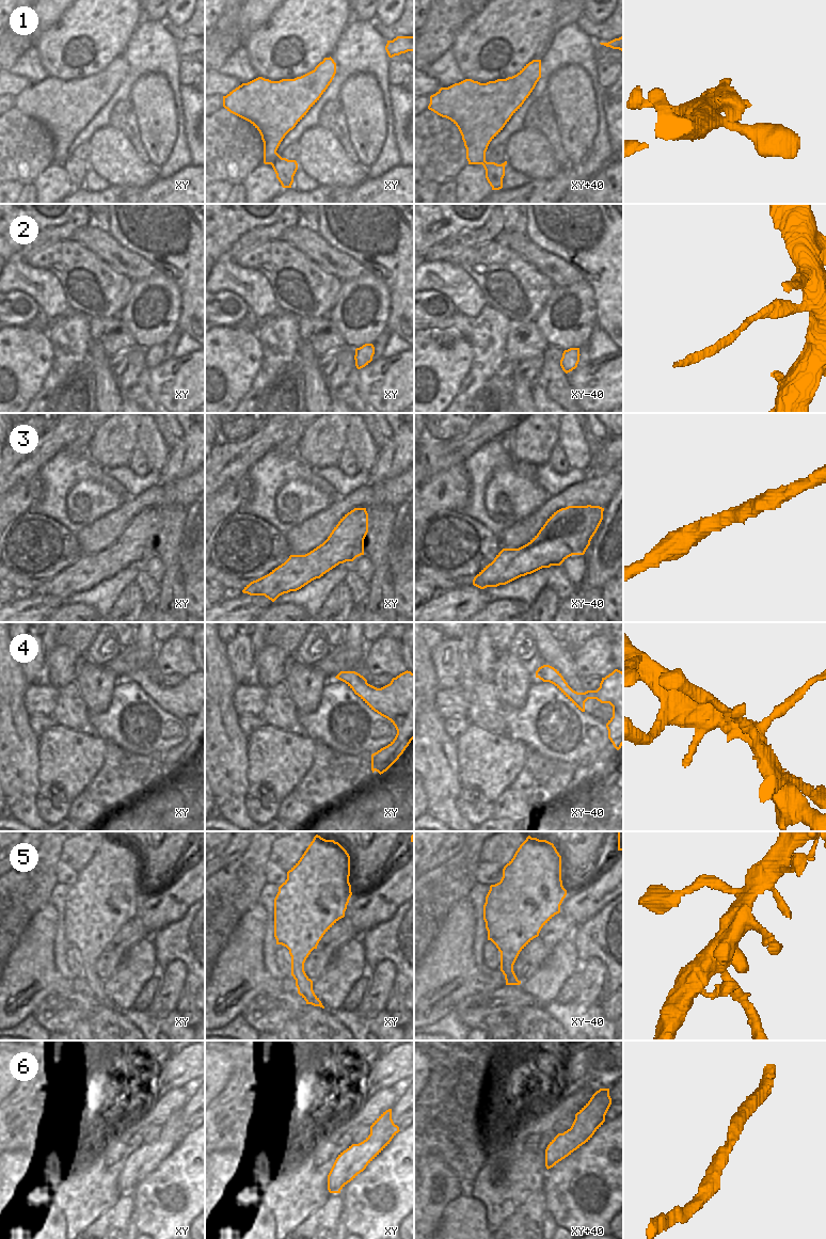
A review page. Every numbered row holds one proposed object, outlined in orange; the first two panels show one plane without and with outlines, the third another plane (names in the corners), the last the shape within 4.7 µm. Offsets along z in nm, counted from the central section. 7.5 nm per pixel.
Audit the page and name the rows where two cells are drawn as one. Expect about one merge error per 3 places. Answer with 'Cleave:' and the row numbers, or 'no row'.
Cleave: 2

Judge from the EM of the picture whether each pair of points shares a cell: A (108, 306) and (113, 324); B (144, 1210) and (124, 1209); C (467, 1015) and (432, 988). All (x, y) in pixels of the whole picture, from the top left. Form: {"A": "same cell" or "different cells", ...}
{"A": "different cells", "B": "different cells", "C": "different cells"}

